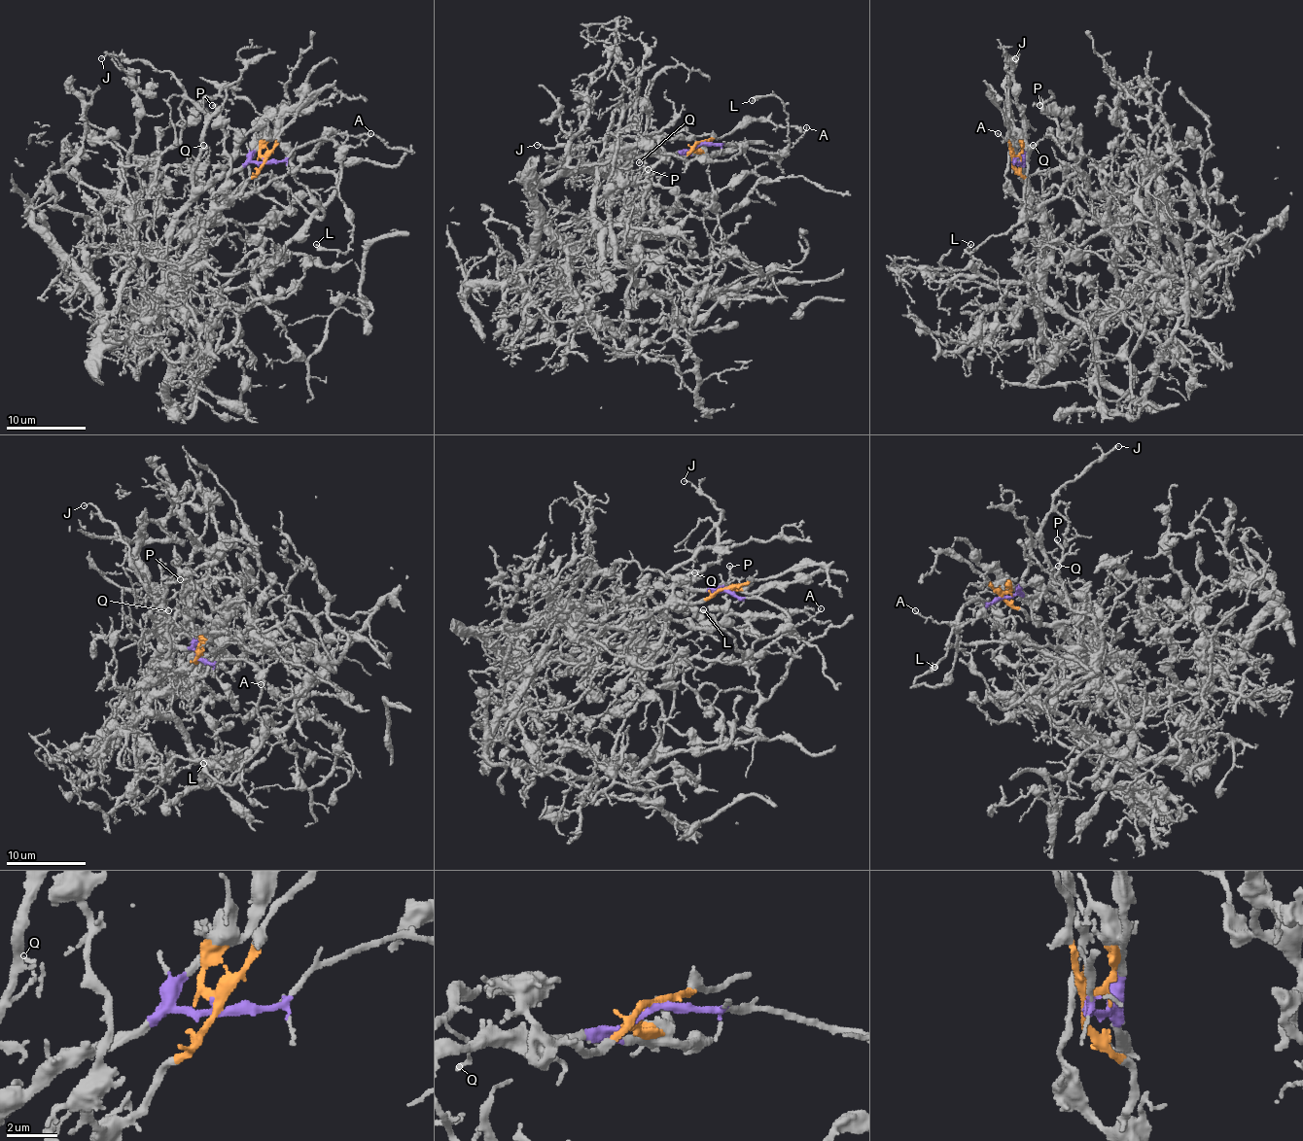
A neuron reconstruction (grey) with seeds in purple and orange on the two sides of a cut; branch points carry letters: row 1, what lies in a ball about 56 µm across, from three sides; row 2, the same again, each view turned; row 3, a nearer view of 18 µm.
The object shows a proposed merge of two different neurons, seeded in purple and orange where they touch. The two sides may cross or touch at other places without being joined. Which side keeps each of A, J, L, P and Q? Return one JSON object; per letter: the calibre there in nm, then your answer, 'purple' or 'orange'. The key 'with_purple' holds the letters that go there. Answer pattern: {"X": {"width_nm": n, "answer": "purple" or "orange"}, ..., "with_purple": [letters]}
{"A": {"width_nm": 110, "answer": "purple"}, "J": {"width_nm": 90, "answer": "purple"}, "L": {"width_nm": 280, "answer": "purple"}, "P": {"width_nm": 150, "answer": "orange"}, "Q": {"width_nm": 140, "answer": "purple"}, "with_purple": ["A", "J", "L", "Q"]}

